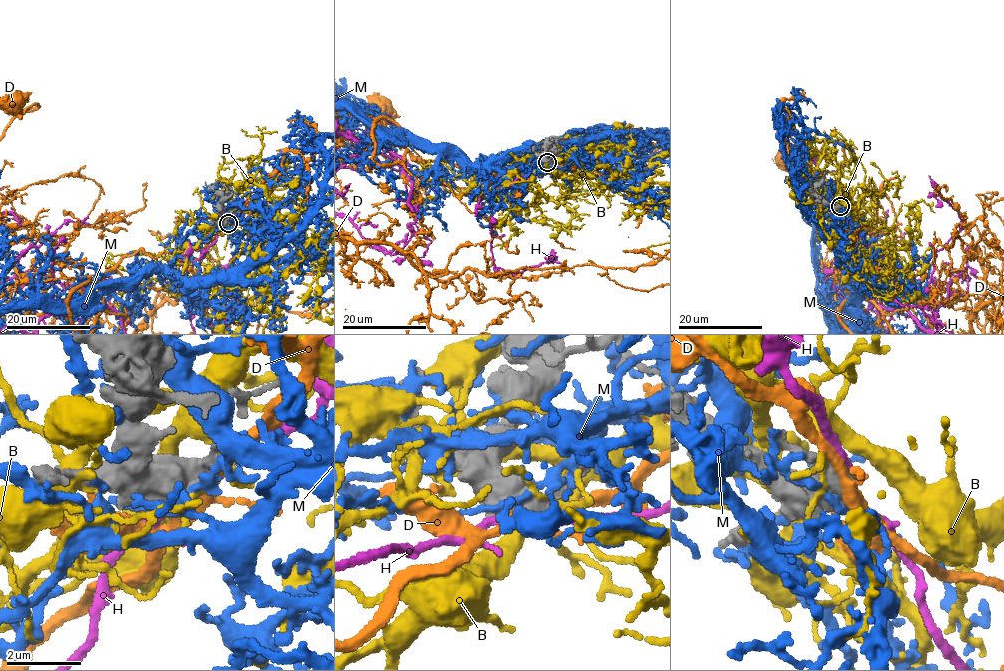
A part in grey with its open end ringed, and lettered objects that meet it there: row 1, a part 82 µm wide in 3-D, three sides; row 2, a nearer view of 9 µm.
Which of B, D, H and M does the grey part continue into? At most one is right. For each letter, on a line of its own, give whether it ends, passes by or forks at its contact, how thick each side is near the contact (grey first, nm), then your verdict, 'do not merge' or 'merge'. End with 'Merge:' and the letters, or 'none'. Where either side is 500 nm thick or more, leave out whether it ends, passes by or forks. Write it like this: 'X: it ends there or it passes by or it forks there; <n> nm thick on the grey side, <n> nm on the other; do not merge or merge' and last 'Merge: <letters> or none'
B: 550 nm thick on the grey side, 110 nm on the other; do not merge
D: 500 nm thick on the grey side, 300 nm on the other; do not merge
H: 550 nm thick on the grey side, 240 nm on the other; do not merge
M: 600 nm thick on the grey side, 180 nm on the other; do not merge
Merge: none

